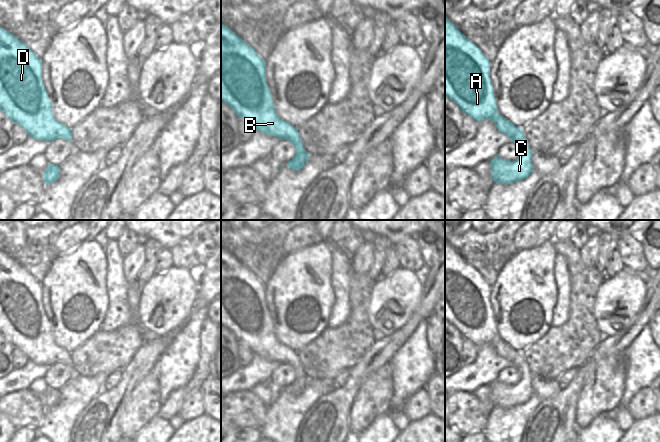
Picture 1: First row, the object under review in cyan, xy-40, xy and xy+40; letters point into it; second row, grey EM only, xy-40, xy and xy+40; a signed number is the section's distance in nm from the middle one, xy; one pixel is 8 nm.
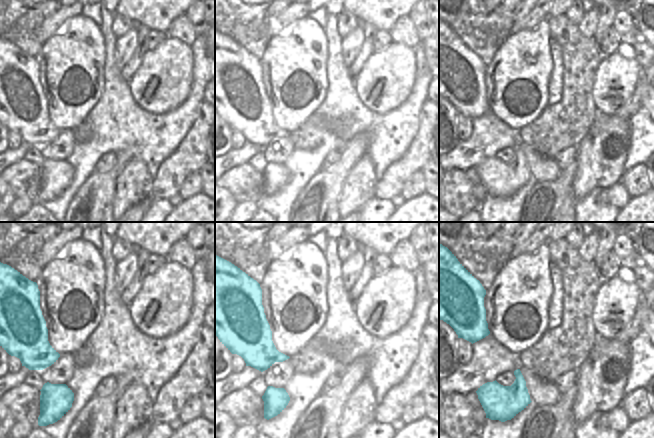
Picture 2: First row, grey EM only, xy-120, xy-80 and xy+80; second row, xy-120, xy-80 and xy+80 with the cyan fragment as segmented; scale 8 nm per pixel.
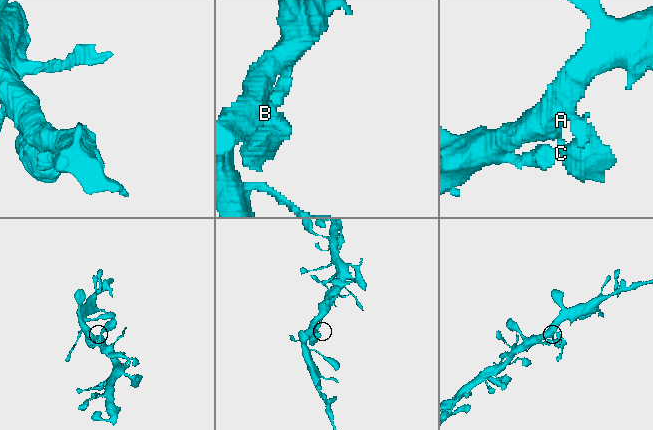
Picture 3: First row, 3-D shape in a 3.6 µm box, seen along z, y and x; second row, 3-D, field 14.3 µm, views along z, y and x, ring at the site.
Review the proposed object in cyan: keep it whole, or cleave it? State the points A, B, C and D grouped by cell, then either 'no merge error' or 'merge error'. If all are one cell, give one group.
A B C D | no merge error

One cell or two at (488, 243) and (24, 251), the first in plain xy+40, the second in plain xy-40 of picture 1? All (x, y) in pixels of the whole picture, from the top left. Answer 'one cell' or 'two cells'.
one cell

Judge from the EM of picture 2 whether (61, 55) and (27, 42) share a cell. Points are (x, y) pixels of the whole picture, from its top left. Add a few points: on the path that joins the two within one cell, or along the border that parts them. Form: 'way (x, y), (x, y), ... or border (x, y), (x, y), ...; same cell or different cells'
border (44, 42), (40, 52), (35, 57); different cells

